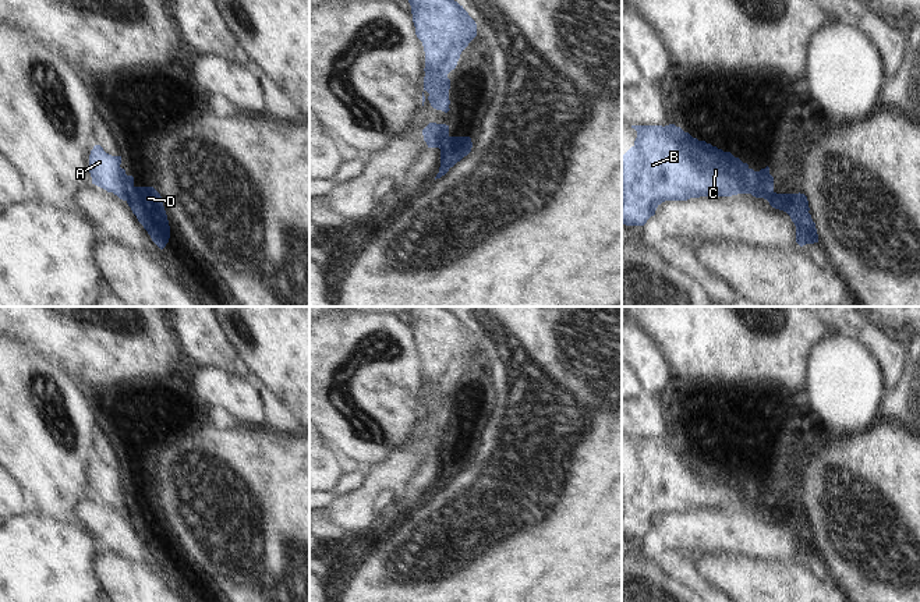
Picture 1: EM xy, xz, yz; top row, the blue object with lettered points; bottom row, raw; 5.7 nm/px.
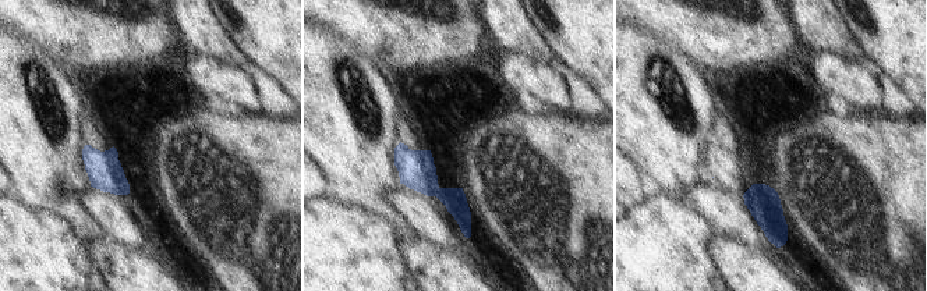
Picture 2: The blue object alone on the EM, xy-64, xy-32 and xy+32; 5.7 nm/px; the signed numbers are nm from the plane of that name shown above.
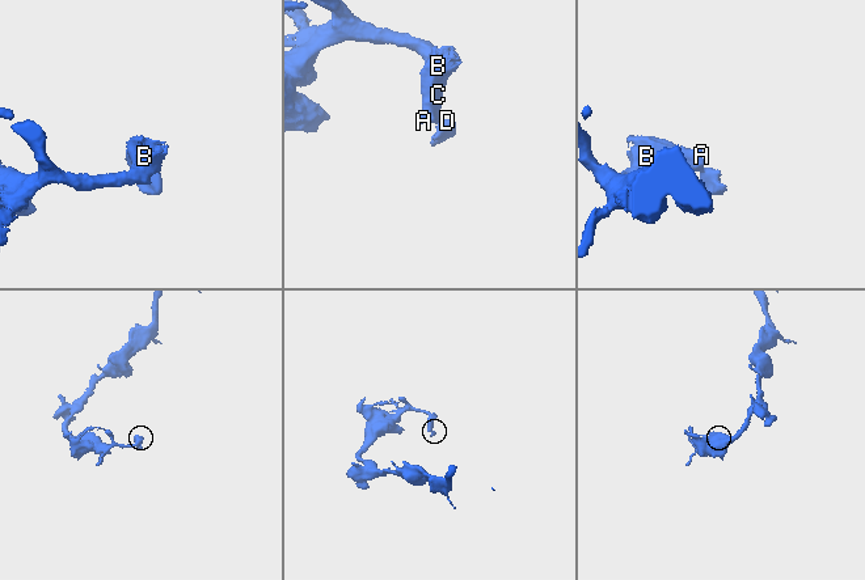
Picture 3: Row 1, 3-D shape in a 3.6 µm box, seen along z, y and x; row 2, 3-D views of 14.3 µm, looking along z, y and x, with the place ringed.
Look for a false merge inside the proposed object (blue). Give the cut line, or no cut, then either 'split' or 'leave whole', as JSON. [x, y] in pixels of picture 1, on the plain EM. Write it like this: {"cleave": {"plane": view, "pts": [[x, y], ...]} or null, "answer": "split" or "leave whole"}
{"cleave": {"plane": "xy", "pts": [[134, 499], [126, 512]]}, "answer": "split"}

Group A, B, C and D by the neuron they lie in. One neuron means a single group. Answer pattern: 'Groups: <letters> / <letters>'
Groups: A B C / D

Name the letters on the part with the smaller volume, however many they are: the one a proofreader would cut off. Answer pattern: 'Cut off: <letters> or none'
Cut off: D

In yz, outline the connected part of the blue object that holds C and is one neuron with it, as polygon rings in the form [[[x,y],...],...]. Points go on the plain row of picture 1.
[[[675,436],[631,438],[631,440],[637,443],[637,450],[622,467],[622,537],[644,538],[665,513],[737,506],[768,511],[774,504],[774,489],[768,478],[754,484],[730,464],[698,453]]]

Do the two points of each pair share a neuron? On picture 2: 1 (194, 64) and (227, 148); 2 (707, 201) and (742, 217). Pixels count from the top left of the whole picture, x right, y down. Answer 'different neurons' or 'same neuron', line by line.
1: different neurons
2: same neuron

